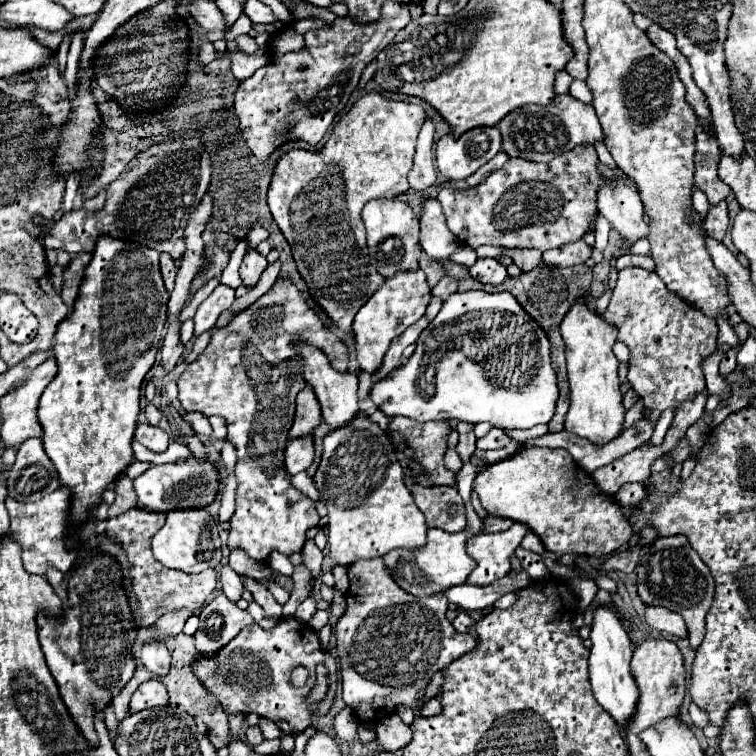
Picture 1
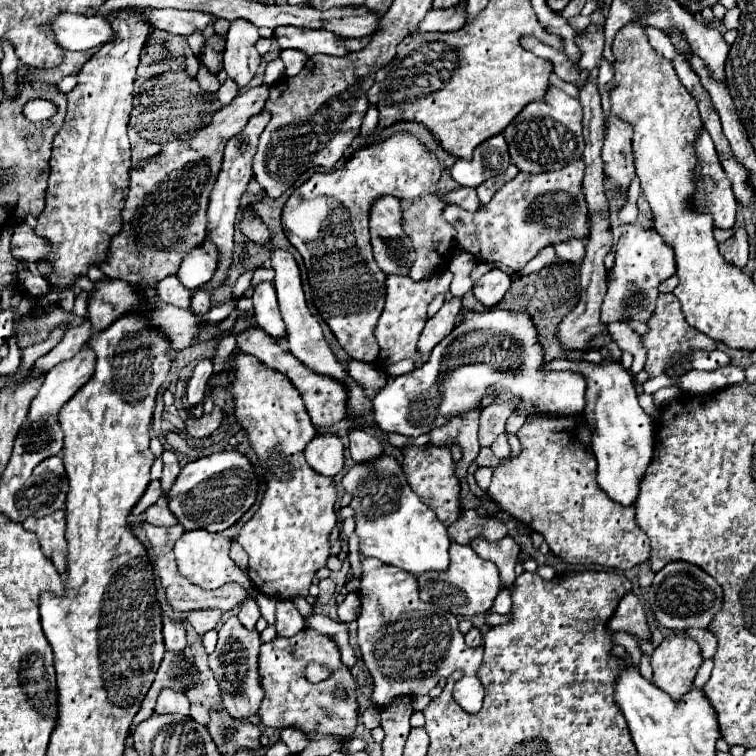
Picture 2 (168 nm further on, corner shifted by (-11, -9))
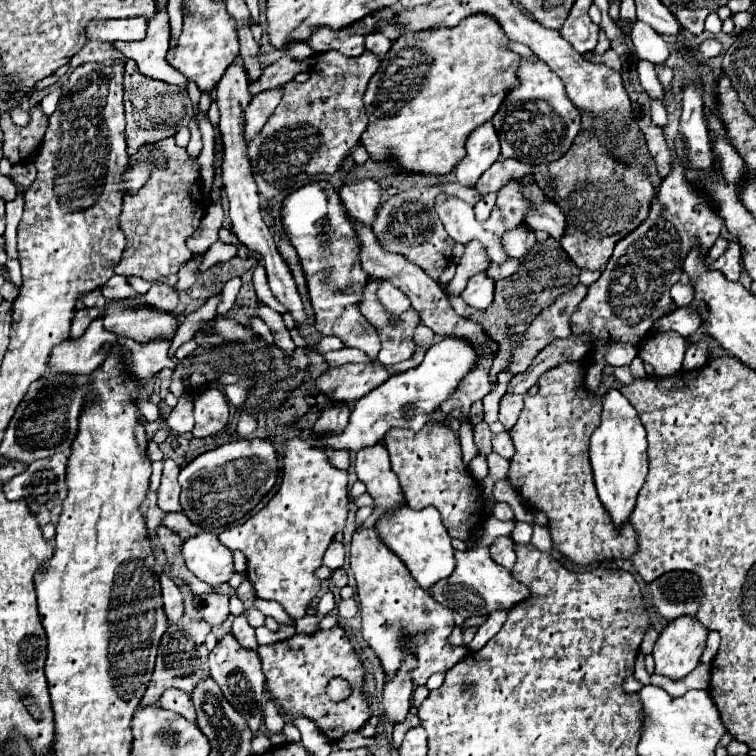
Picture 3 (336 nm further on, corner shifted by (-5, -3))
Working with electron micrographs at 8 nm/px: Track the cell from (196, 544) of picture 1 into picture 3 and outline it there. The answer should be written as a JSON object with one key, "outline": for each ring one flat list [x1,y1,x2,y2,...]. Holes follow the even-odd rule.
{"outline":[[200,533,182,541,182,557,186,567,208,585,226,583,236,571,232,551,214,533]]}

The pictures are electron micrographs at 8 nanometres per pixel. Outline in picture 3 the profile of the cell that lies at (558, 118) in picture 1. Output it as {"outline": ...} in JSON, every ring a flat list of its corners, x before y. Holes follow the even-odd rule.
{"outline":[[522,59,518,71,520,87,506,95,502,109,492,117,498,131,502,157,518,159,526,165,540,165,560,159,580,133,580,111,570,103,564,93,564,83,540,59]]}

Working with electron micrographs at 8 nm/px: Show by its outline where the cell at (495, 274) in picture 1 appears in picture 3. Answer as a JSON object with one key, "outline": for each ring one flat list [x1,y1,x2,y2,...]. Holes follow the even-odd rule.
{"outline":[[476,273,462,293,462,299,474,309,486,309,492,303,492,297,494,297,494,279,490,279,486,273]]}

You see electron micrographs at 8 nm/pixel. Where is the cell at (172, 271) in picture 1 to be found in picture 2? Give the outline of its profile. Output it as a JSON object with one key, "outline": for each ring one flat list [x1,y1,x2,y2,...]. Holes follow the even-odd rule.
{"outline":[[170,275,170,277,162,279,156,285,156,291,158,291,158,297,166,303,172,303,172,305,182,307,182,309,190,307,190,291,178,281,176,275]]}

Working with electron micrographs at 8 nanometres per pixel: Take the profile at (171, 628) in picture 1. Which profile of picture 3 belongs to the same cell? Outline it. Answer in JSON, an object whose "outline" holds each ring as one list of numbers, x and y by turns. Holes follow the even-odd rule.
{"outline":[[198,595,194,597,194,607,200,611,206,623,220,625,228,617,228,595]]}

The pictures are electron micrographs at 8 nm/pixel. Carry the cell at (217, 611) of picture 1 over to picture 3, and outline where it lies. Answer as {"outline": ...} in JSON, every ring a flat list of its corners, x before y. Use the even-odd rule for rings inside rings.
{"outline":[[226,633,222,639,218,639,216,647,208,655,208,665,210,665,210,675,222,689,224,697,230,701,230,705,248,721,250,729,256,733,262,723,262,695,266,689,264,683,264,673,262,673,262,663,258,659,258,653,254,649,242,647,232,633]]}

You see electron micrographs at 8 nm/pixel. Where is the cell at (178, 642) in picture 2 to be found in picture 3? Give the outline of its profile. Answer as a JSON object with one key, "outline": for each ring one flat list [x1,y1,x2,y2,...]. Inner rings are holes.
{"outline":[[166,575,160,577,160,585,162,585,164,613,166,613,168,621,174,625,174,623,178,623,178,621,182,619,182,607,184,607,184,605,182,605,180,589,178,589,178,585,176,585,170,577,166,577]]}

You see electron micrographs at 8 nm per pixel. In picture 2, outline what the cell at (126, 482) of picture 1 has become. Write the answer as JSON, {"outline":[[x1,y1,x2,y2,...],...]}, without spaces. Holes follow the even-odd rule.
{"outline":[[152,505,152,507,148,507,146,509,146,513,144,513,144,517,146,517,146,523,152,523,152,525,176,525,178,521,176,521,176,517,174,517,174,513,166,507,160,507,160,505]]}

